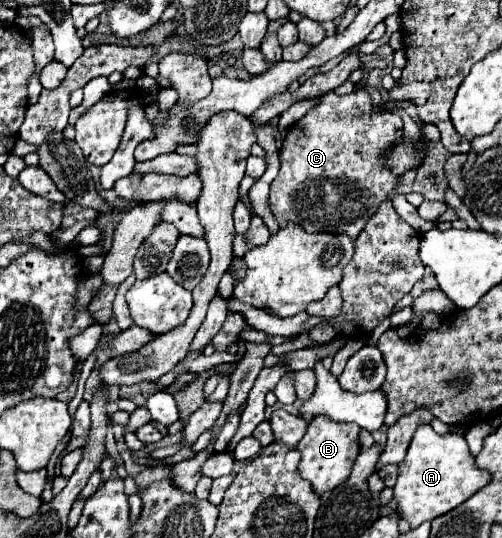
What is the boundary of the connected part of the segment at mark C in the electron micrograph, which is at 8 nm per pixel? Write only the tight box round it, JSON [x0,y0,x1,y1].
[269,88,403,240]

